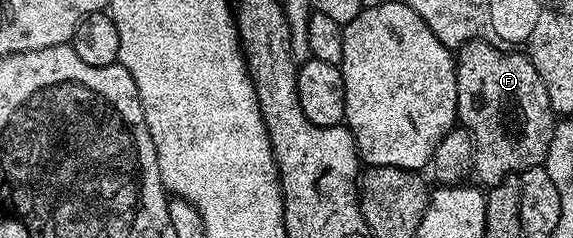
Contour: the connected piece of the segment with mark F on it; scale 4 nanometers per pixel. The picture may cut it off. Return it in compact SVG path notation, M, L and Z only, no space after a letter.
M466 42L456 51L457 63L457 116L460 125L473 137L473 174L482 187L492 188L506 178L520 175L532 166L542 165L551 144L555 115L547 88L524 54L500 50L486 42Z

